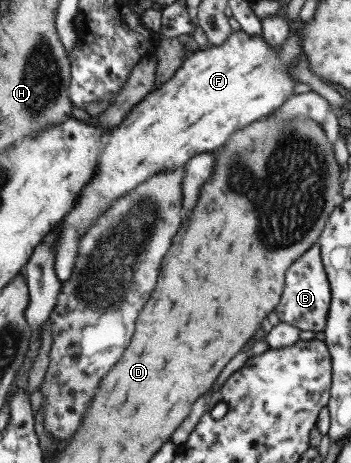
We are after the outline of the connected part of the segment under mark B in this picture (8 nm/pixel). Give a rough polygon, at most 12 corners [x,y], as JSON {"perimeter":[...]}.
{"perimeter":[[317,244],[285,271],[278,321],[322,331],[331,299]]}

